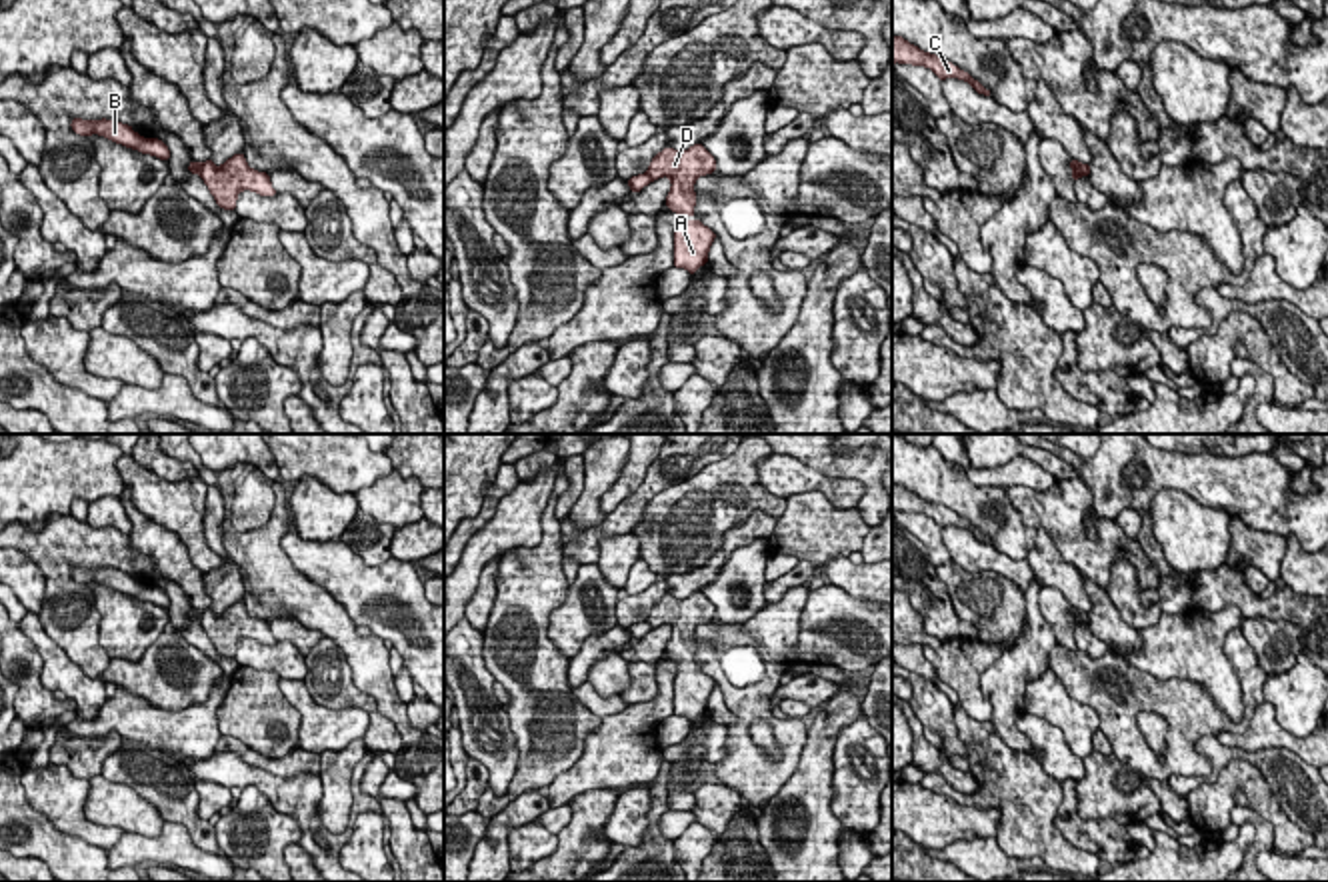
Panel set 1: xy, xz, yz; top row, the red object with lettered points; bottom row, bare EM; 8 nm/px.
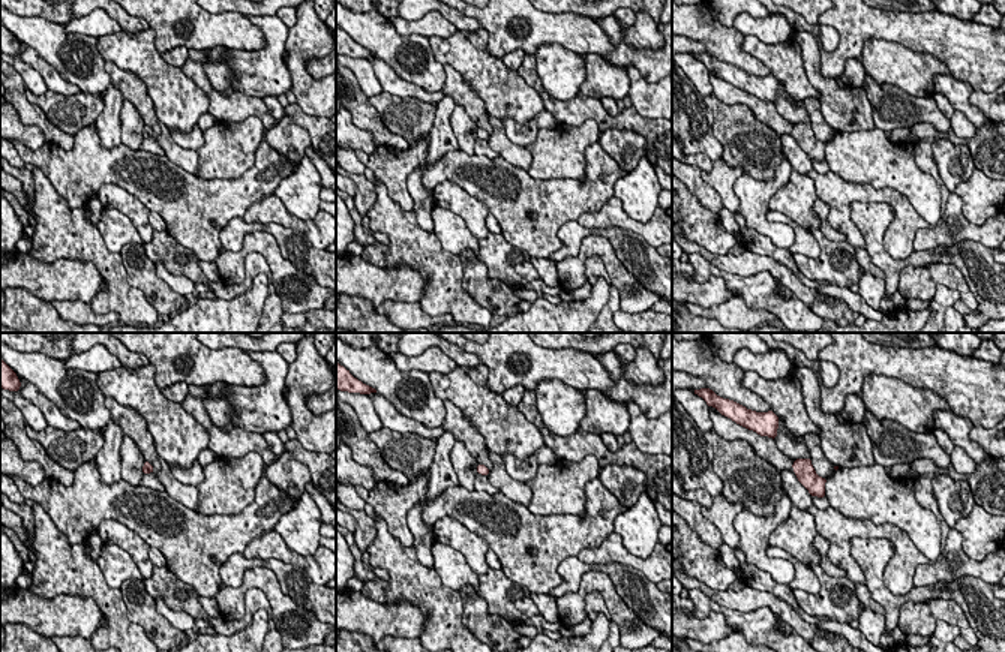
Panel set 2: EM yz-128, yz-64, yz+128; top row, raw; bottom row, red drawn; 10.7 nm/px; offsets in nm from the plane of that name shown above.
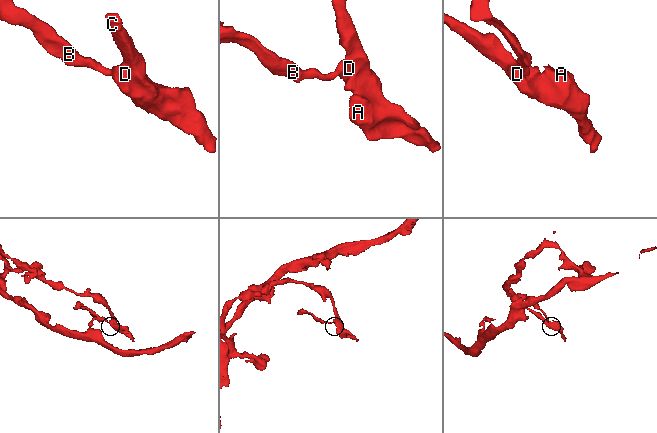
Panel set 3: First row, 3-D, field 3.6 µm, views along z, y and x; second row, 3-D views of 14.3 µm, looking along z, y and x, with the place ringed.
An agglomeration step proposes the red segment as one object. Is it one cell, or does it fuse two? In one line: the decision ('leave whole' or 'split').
split

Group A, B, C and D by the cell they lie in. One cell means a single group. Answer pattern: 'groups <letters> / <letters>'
groups A C D / B

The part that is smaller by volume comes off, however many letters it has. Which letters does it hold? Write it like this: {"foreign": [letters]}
{"foreign": ["B"]}

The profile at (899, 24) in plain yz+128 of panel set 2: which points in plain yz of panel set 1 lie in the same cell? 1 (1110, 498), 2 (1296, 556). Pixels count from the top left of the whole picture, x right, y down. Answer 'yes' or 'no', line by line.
1: yes
2: no

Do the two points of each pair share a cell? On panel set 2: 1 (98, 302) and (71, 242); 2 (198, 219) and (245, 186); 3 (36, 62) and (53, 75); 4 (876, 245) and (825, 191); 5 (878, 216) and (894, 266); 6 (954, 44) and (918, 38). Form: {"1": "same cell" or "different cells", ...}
{"1": "same cell", "2": "same cell", "3": "same cell", "4": "different cells", "5": "same cell", "6": "same cell"}

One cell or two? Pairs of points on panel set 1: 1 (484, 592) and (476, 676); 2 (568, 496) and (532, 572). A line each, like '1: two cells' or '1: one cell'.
1: two cells
2: two cells

